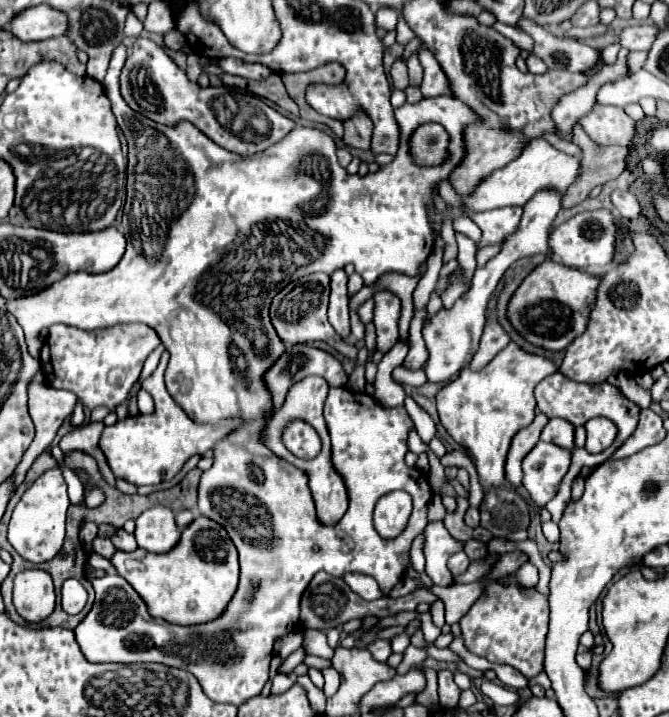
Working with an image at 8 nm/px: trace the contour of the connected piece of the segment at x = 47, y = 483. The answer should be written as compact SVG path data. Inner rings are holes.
M51 468L43 472L35 484L29 488L29 492L23 494L23 498L17 502L8 525L8 540L13 548L25 558L35 564L49 562L63 546L65 540L65 514L69 508L69 496L67 496L67 484L63 480L63 474L59 476L59 468ZM39 510L51 510L53 512L39 512Z

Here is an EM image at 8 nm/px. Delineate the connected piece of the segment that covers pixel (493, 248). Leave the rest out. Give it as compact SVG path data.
M503 241L495 245L485 246L478 249L476 252L477 268L484 266L488 260L498 254L501 249Z

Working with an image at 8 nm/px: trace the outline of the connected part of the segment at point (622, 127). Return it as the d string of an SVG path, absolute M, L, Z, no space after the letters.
M595 102L593 110L579 118L579 124L599 146L631 146L635 136L635 120L619 106L603 106Z

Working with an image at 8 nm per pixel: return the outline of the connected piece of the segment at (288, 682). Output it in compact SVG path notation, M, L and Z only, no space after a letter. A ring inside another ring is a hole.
M277 674L271 682L271 695L282 694L294 684L294 680L285 674Z

